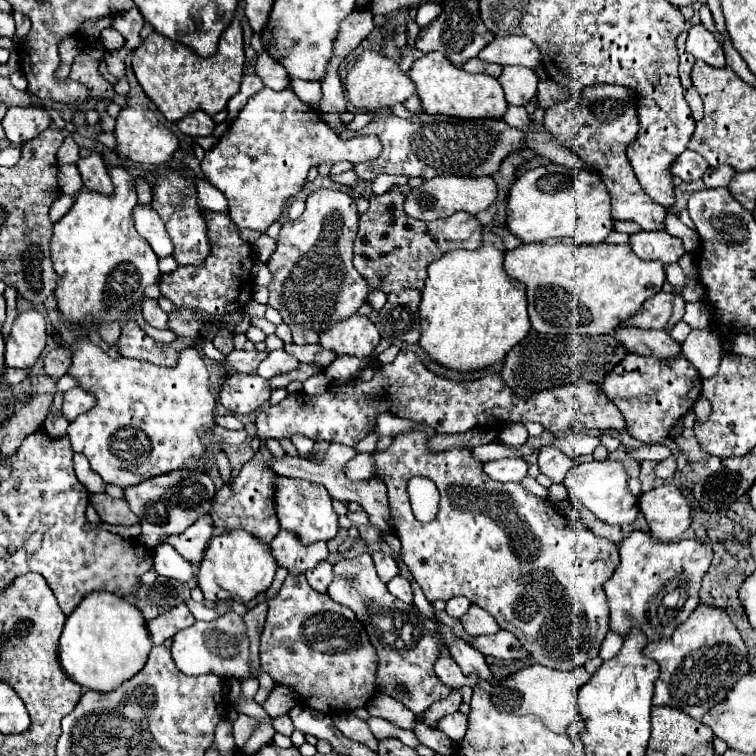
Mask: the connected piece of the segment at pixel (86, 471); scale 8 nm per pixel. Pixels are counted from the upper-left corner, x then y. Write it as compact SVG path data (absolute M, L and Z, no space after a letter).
M74 454L74 470L76 470L76 476L78 480L88 488L88 492L96 494L96 492L104 492L104 480L92 472L90 464L88 464L88 458L84 454Z

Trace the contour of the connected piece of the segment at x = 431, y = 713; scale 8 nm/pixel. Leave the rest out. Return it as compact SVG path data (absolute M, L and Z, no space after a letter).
M454 688L454 690L452 690L444 700L438 700L436 704L432 704L432 706L424 712L424 716L426 716L424 724L426 724L426 726L430 726L430 728L436 728L438 720L440 720L440 718L444 718L446 714L458 712L460 704L462 704L462 692L460 692L458 688Z

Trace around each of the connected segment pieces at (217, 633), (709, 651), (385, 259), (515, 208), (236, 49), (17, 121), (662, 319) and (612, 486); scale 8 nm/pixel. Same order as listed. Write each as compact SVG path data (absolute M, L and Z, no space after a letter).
M228 612L224 616L218 616L216 620L210 622L196 622L184 630L180 630L174 636L174 644L172 644L172 658L176 662L176 666L184 672L184 674L216 674L220 678L236 678L240 682L244 682L250 676L256 676L260 686L272 688L274 682L270 680L270 676L262 670L258 670L256 674L252 672L252 662L250 662L250 640L248 640L248 632L246 632L246 624L242 620L242 616Z
M698 604L692 616L688 616L688 620L680 624L680 628L676 628L676 632L672 632L670 638L650 642L644 648L644 654L660 664L660 676L654 688L654 704L678 708L688 716L692 716L694 720L702 720L702 716L710 708L714 708L716 704L720 704L720 700L724 700L724 696L730 692L736 680L740 680L740 676L746 676L748 672L752 672L752 664L748 660L748 648L740 632L736 632L736 626L732 624L730 616L722 608L708 606L708 604Z
M398 188L370 198L370 208L360 216L358 236L354 240L354 268L368 280L370 288L386 294L404 288L424 288L426 268L444 252L454 248L474 250L482 244L482 226L476 216L456 212L434 222L414 220L404 214L404 196Z
M558 164L540 166L534 170L528 170L524 176L520 176L508 196L508 210L506 210L506 226L508 230L522 240L522 244L530 242L544 242L544 240L562 240L570 238L574 244L598 244L604 242L606 236L614 230L614 220L610 214L610 194L602 180L588 170L572 170Z
M234 18L226 32L220 36L218 52L210 58L198 56L192 48L168 40L166 36L152 32L132 54L132 70L144 92L154 100L166 120L178 122L194 110L204 110L210 116L224 110L228 100L240 90L244 68L242 28Z
M26 106L26 108L8 108L2 126L6 130L6 138L12 144L24 144L36 138L42 130L50 128L52 118L50 112L42 106Z
M658 292L656 296L644 302L642 312L626 320L624 324L640 326L640 328L656 328L656 330L672 330L678 320L684 316L684 298L678 292Z
M592 460L588 464L576 464L564 478L564 484L570 492L570 498L586 506L590 512L594 512L596 518L608 522L608 524L632 524L638 514L638 498L632 496L628 488L628 474L622 462L616 460Z

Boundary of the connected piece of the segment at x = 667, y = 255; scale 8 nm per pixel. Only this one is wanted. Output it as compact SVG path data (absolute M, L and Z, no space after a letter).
M666 230L656 232L638 232L630 236L632 250L642 260L660 260L662 264L678 262L684 256L684 242L676 236L670 236Z

